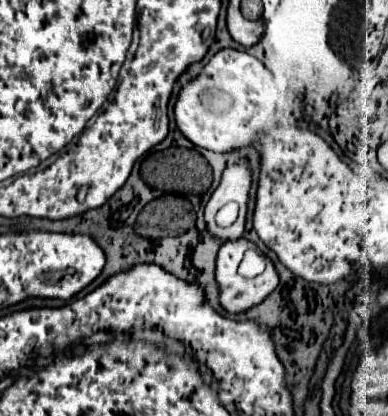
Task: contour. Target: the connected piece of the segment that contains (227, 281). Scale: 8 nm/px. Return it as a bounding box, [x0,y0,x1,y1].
[216,239,278,315]

